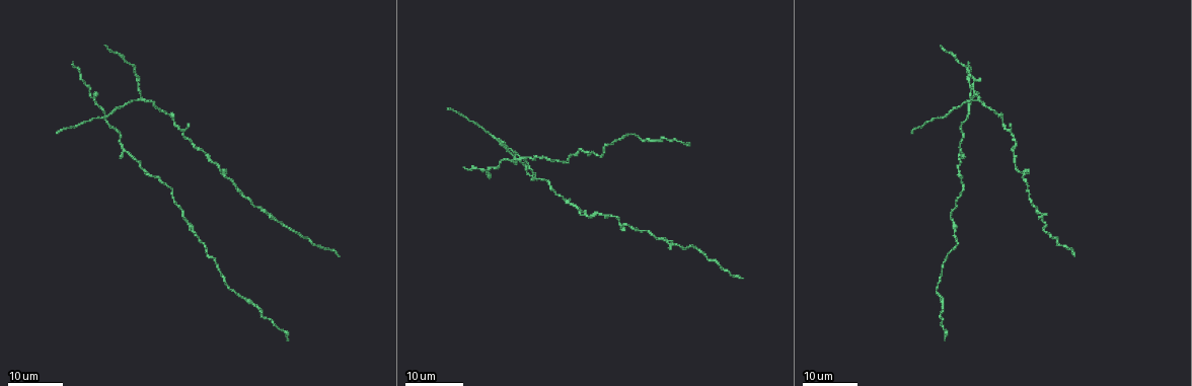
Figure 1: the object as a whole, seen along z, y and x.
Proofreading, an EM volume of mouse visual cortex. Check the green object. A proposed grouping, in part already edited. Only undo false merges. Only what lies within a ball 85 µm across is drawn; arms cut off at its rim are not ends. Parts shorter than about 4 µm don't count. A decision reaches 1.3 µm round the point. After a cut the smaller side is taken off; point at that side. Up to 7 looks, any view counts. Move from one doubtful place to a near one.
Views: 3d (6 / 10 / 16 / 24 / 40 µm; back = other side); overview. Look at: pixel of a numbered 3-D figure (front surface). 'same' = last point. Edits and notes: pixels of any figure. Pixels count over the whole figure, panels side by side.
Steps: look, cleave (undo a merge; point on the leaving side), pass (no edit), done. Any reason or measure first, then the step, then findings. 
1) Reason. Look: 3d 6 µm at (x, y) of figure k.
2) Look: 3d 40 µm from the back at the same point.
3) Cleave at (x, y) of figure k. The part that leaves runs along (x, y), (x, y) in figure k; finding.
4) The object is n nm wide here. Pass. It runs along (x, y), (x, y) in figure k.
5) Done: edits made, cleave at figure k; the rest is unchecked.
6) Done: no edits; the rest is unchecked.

Arms part here. Look: 3d 24 µm at (978, 98) of figure 1.

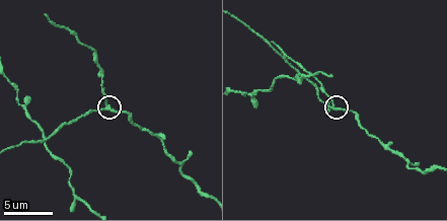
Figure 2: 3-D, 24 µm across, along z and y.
Look: 3d 10 µm at (108, 104) of figure 2.

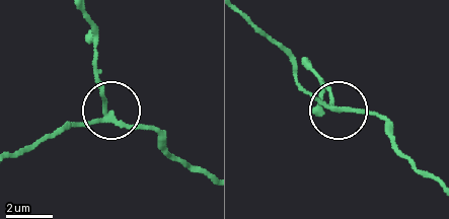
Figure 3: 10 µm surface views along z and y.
3 arms meet here. Pass. All the same neuron.

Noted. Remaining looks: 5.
Look: 3d 10 µm at (275, 79) of figure 2.

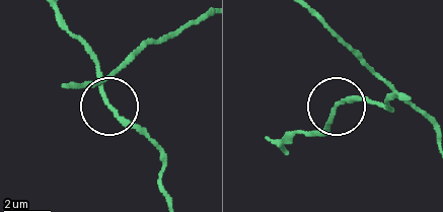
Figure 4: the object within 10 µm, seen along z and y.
Other side. Look: 3d 10 µm from the back at (335, 104) of figure 4.

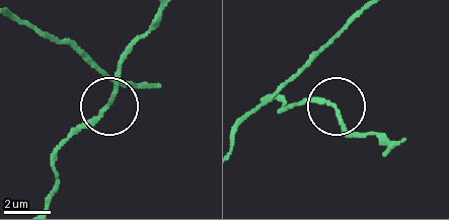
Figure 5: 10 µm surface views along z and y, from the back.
The side arm is 15 µm long. Pass. One neuron here.

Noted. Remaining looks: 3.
Small branch off a trunk. Look: 3d 10 µm at (248, 93) of figure 2.

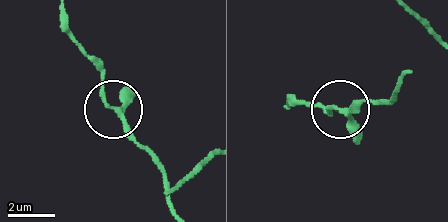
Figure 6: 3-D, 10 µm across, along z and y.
3 arms meet here. Pass. One neuron here.

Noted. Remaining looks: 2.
Thick turns thin. Look: 3d 16 µm at (944, 304) of figure 1.

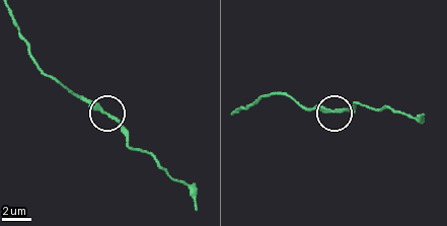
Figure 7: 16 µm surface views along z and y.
Look: 3d 6 µm at (336, 112) of figure 7.

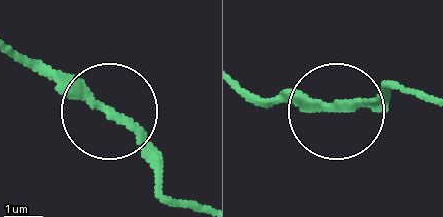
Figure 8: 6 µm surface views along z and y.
Pass. It runs along (244, 89), (342, 104), (407, 89) in figure 8; continuous, no second neuron.

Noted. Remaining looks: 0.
Done: no edits; the rest is unchecked.

